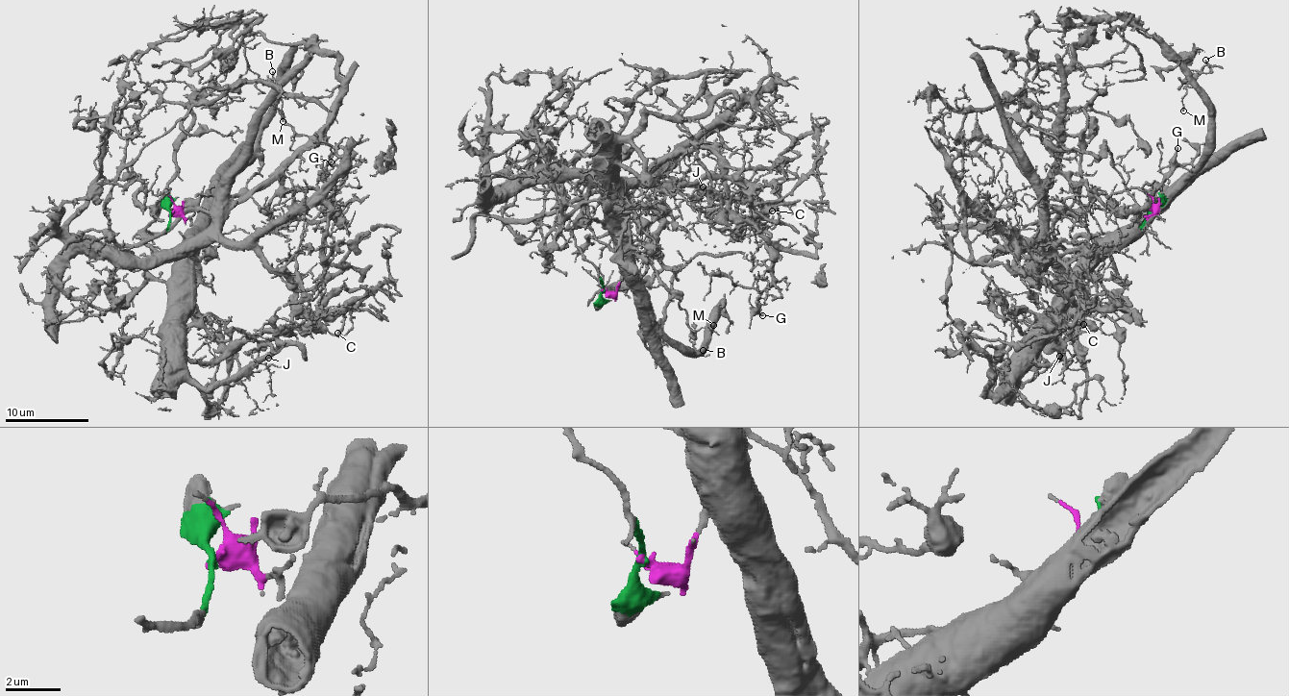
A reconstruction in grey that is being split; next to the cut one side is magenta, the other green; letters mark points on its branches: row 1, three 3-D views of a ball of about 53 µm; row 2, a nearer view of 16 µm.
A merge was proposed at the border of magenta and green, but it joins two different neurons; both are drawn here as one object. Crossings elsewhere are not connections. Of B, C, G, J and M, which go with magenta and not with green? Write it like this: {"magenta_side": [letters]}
{"magenta_side": ["B", "C", "J", "M"]}

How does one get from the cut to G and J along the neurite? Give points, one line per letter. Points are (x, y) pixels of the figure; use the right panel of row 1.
G: (1152, 211), (1128, 233), (1052, 259), (1054, 174), (1111, 208), (1138, 210), (1177, 148)
J: (1152, 211), (1071, 294), (1037, 344), (1040, 364), (1062, 352), (1066, 368), (1072, 355), (1065, 350), (1059, 356)

